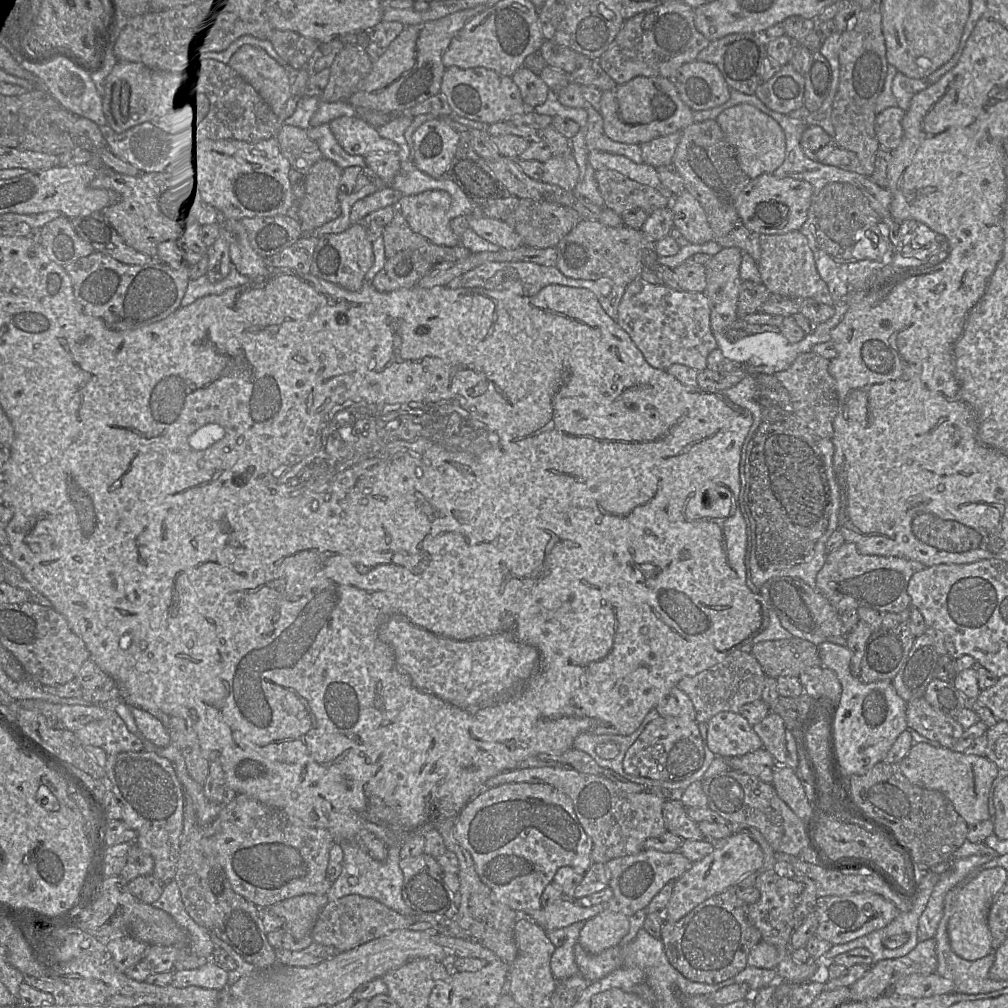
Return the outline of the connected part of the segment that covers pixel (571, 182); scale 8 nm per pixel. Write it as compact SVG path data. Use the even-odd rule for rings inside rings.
M569 142L565 153L551 156L543 163L540 181L557 185L566 191L574 191L579 182L579 173Z

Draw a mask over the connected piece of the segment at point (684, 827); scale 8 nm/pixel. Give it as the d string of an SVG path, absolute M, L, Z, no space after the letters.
M666 800L663 804L663 818L668 831L684 840L705 839L698 823L687 815L686 807L680 800Z

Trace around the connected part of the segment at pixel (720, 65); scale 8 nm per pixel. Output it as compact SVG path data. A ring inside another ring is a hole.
M735 33L712 41L700 51L696 60L715 65L730 89L746 95L753 95L761 84L761 64L768 57L766 40L762 34Z

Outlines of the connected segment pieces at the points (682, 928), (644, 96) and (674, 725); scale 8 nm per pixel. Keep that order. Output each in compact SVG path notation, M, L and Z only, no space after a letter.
M733 886L700 903L679 921L665 921L661 928L661 941L670 964L690 981L705 984L718 984L743 971L748 966L751 949L761 941L760 931L747 917L747 906L738 898L737 887Z
M637 76L608 91L601 92L599 113L603 130L611 140L641 144L669 135L694 122L693 111L679 97L676 87L665 77Z
M659 716L651 721L627 750L623 768L628 774L662 781L680 781L690 777L705 758L698 722L688 717Z

